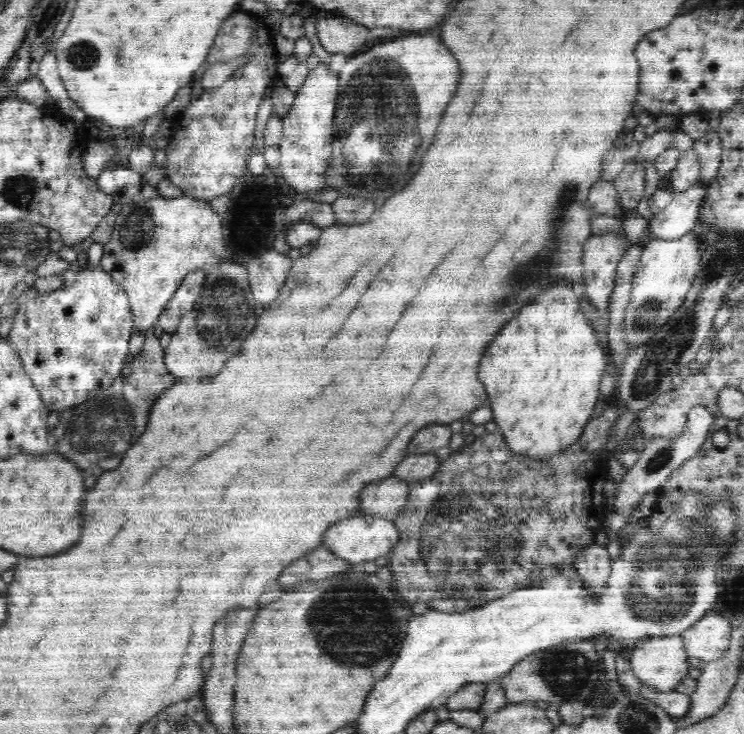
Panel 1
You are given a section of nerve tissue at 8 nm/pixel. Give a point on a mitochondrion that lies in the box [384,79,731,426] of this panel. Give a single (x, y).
(529, 271)

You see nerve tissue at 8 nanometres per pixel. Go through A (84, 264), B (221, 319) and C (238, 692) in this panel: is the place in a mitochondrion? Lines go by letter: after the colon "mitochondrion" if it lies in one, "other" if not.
A: other
B: mitochondrion
C: other

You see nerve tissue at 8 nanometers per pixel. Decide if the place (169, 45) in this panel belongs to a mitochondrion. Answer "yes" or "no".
no

